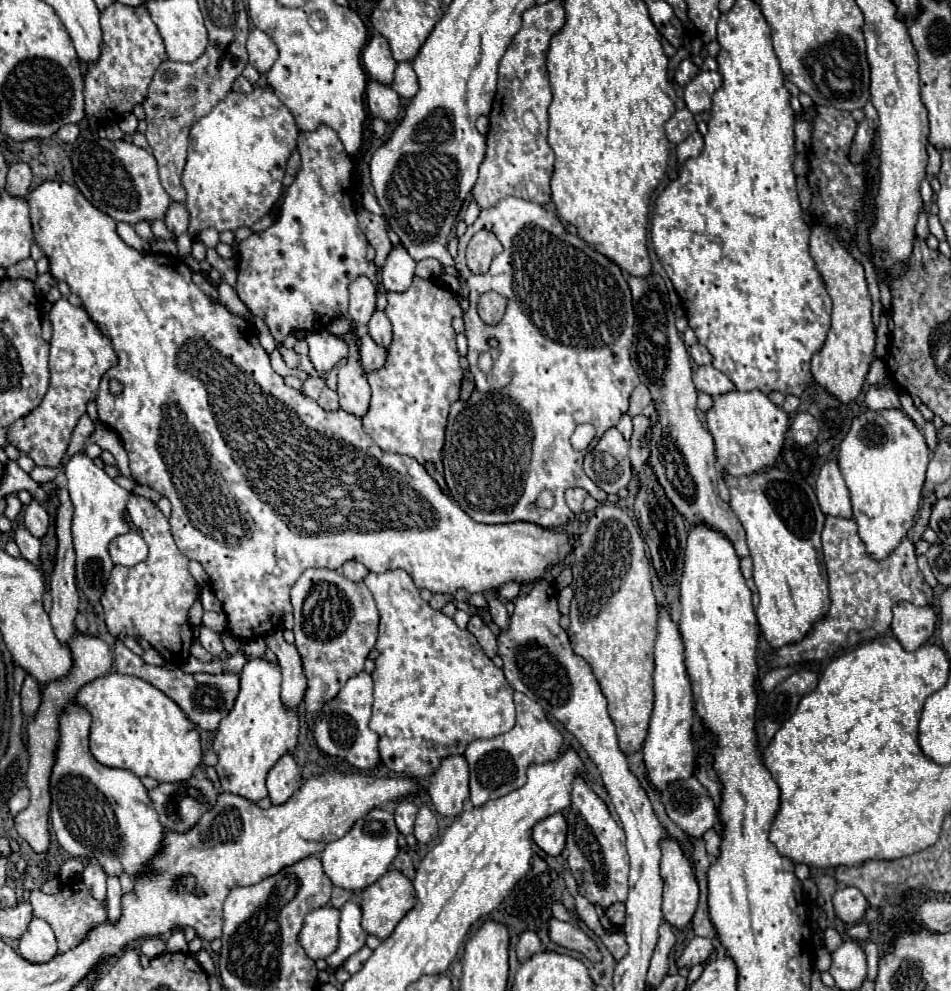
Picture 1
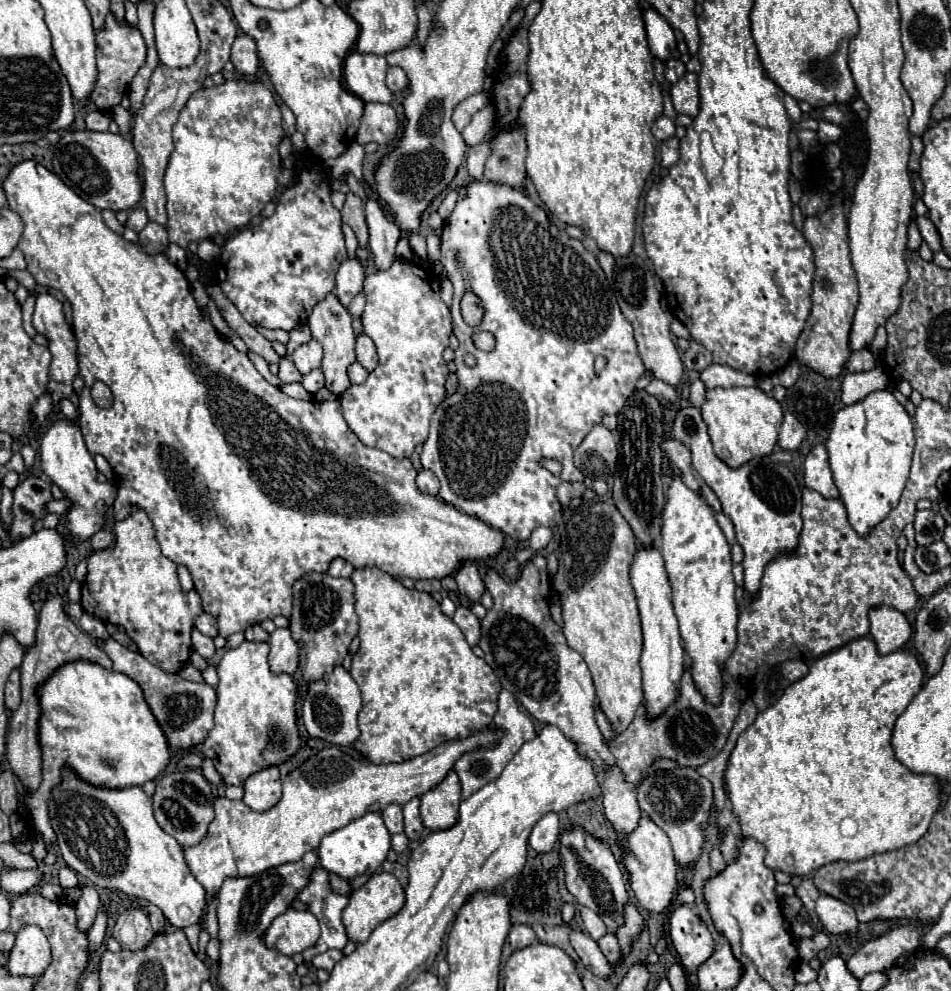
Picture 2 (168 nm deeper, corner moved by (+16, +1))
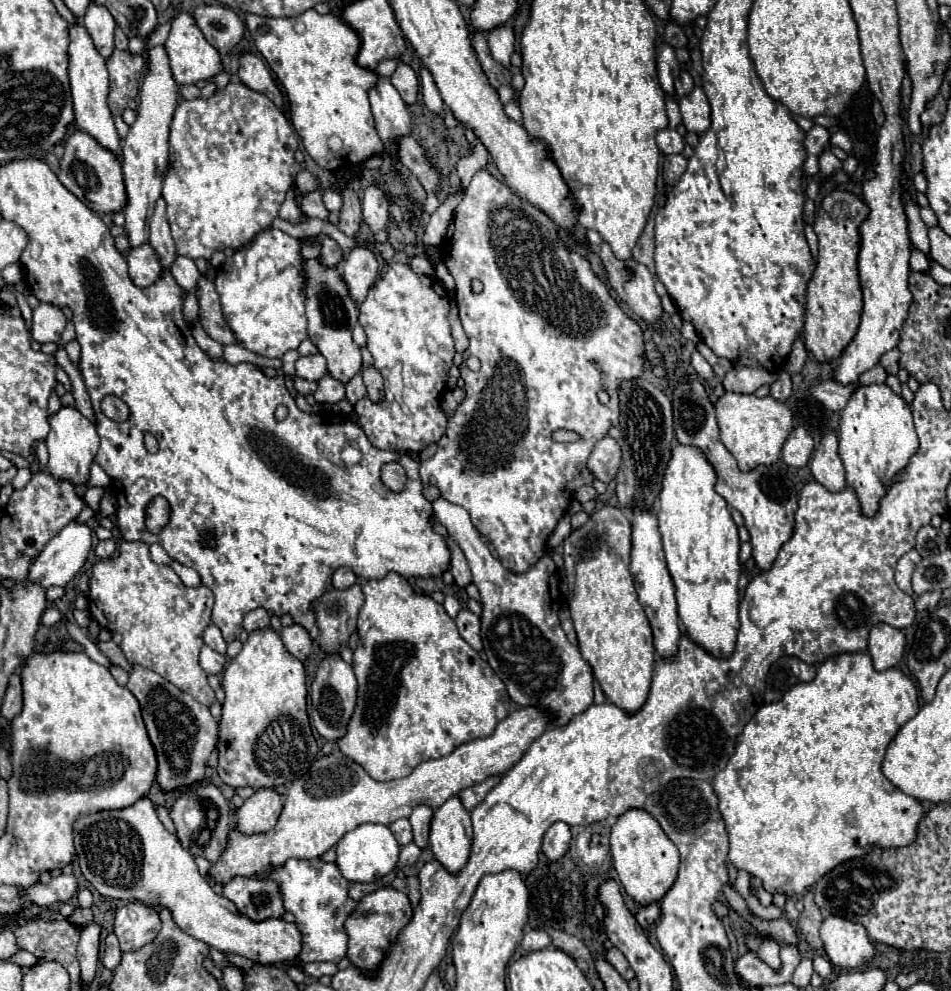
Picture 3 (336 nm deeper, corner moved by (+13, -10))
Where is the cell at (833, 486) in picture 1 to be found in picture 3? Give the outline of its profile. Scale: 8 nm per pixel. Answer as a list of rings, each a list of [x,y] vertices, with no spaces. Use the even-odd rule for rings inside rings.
[[[827,432],[821,438],[821,444],[811,458],[811,472],[815,480],[827,486],[831,492],[845,488],[845,468],[839,458],[839,440],[835,432]]]

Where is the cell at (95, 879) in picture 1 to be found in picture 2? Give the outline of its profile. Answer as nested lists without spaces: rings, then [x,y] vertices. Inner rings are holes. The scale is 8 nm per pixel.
[[[80,885],[82,895],[76,901],[76,917],[78,917],[78,929],[80,931],[88,931],[94,923],[96,911],[98,911],[98,903],[100,897],[96,893],[96,889],[92,885]]]

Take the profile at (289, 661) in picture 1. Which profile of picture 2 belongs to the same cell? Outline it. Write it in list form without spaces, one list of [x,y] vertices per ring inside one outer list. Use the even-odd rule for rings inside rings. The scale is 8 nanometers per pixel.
[[[276,629],[270,639],[270,669],[272,673],[294,675],[298,669],[298,645],[290,637],[288,629]]]

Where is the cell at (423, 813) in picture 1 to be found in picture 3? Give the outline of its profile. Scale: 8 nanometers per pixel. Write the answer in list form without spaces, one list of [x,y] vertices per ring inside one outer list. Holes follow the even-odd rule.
[[[415,806],[411,816],[409,816],[409,822],[413,826],[413,842],[419,848],[425,848],[429,844],[431,818],[433,818],[433,808],[431,806]]]

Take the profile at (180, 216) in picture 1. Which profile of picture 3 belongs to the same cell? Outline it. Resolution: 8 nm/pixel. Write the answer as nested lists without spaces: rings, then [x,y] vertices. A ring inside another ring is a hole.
[[[143,244],[131,250],[127,256],[127,264],[129,264],[129,278],[139,288],[151,286],[161,274],[159,256],[155,254],[155,250],[149,244]]]

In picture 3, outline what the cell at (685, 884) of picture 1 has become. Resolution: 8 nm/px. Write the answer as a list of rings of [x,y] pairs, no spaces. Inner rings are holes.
[[[631,808],[623,812],[613,824],[609,842],[611,842],[613,866],[619,874],[625,892],[637,904],[651,904],[661,900],[663,894],[671,888],[671,882],[675,882],[675,874],[679,868],[679,850],[667,838],[667,834],[663,834],[659,822],[651,818],[647,810]]]

